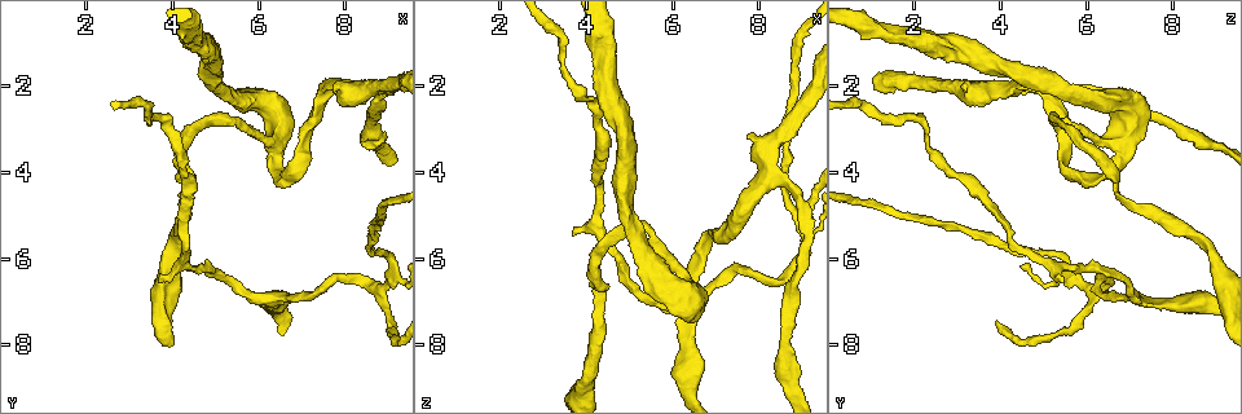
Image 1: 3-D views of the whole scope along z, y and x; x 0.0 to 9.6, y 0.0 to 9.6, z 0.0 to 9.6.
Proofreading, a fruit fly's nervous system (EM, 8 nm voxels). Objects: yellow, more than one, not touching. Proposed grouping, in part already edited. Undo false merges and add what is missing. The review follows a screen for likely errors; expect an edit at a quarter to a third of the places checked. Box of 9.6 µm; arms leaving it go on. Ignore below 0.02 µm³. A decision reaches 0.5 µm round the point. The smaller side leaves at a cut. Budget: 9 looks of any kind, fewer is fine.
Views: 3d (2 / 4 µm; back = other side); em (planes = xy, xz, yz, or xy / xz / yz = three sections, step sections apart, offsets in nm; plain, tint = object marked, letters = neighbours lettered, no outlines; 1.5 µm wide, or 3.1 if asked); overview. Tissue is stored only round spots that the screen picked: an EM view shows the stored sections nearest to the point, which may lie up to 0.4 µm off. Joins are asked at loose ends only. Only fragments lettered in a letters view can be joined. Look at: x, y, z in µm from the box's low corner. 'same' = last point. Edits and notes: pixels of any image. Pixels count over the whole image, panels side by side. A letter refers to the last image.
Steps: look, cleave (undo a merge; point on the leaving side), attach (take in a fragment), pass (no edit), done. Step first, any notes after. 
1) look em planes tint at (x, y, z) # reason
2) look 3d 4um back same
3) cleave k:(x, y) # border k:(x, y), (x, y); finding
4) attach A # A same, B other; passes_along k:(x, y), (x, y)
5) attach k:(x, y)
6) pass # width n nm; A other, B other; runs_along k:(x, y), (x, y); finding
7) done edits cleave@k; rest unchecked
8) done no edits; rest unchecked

look 3d 4um back at (3.65, 6.55, 5.50) # tapers out

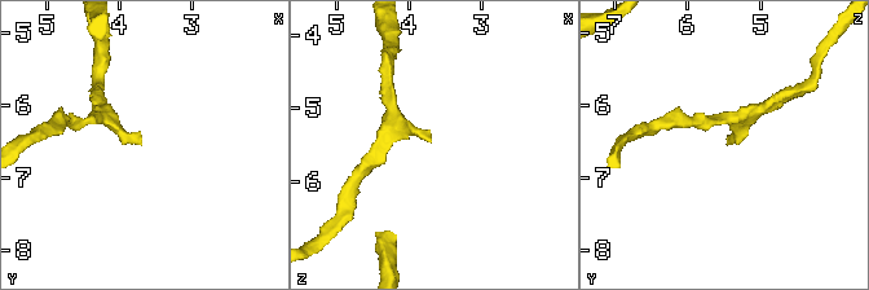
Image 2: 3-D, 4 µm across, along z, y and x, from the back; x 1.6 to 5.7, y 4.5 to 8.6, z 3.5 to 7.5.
look em xz step 8 letters at (3.65, 6.55, 5.45) # need the tissue

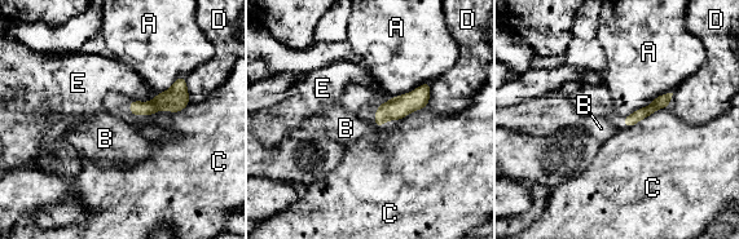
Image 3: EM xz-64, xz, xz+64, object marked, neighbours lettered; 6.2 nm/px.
look em planes letters same

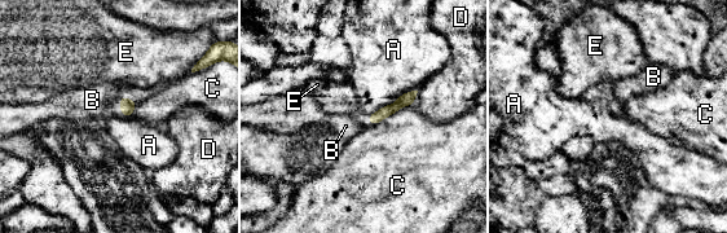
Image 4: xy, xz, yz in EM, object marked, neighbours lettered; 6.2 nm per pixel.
pass # A other, B other, C other, D other, E other; border 4:(417, 89), (369, 115); no lettered fragment goes on from it

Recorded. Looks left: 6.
look em planes letters at (4.35, 4.60, 6.85) # narrows sharply

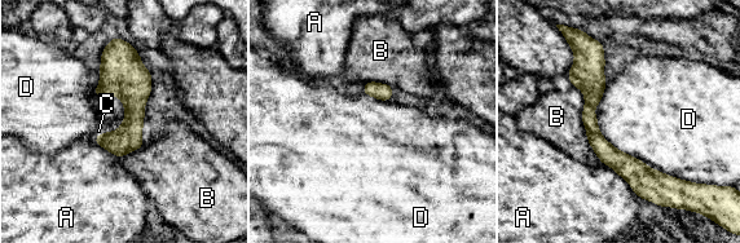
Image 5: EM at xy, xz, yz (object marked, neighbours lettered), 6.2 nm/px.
pass # width 120 nm; longest_contact D 800 nm; A other, B other, C other, D other; one cell here

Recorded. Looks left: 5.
look em planes tint at (6.35, 3.35, 6.90) # thin arm on a thick one

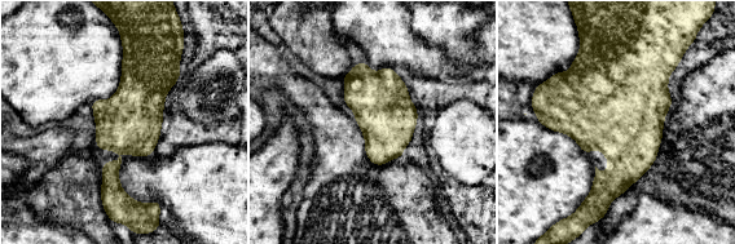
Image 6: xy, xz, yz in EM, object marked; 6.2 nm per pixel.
look em planes letters same # what lies round it

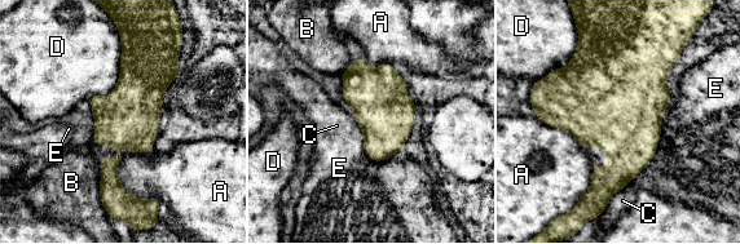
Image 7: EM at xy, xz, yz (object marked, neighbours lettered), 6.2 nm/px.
pass # longest_contact D 440 nm; A other, B other, C other, D other, E other; one cell here

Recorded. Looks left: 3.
look 3d 2um at (5.30, 2.80, 5.25) # abrupt turn

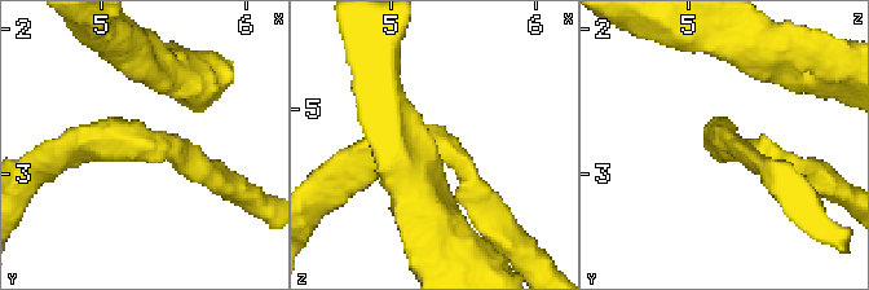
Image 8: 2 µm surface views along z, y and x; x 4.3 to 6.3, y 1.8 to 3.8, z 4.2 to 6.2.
look em yz step 4 tint at (5.30, 2.80, 5.24) # arm_widths 160, 190 nm

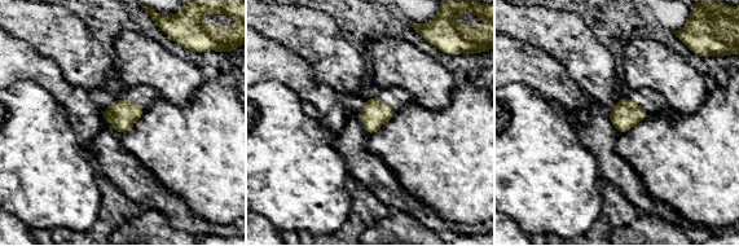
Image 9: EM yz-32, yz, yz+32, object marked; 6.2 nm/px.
look em planes letters same

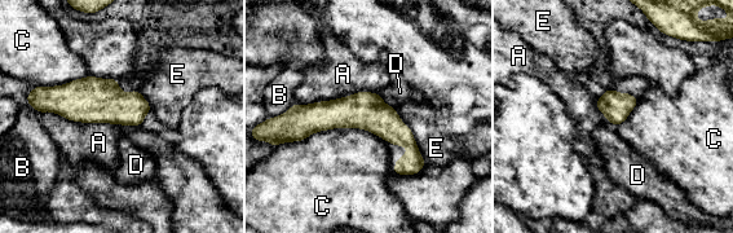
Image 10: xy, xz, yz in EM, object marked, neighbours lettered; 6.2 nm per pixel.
pass # width 180 nm; longest_contact C 650 nm; A other, B other, C other, D other, E other; one cell here

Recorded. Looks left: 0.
done no edits; rest unchecked

